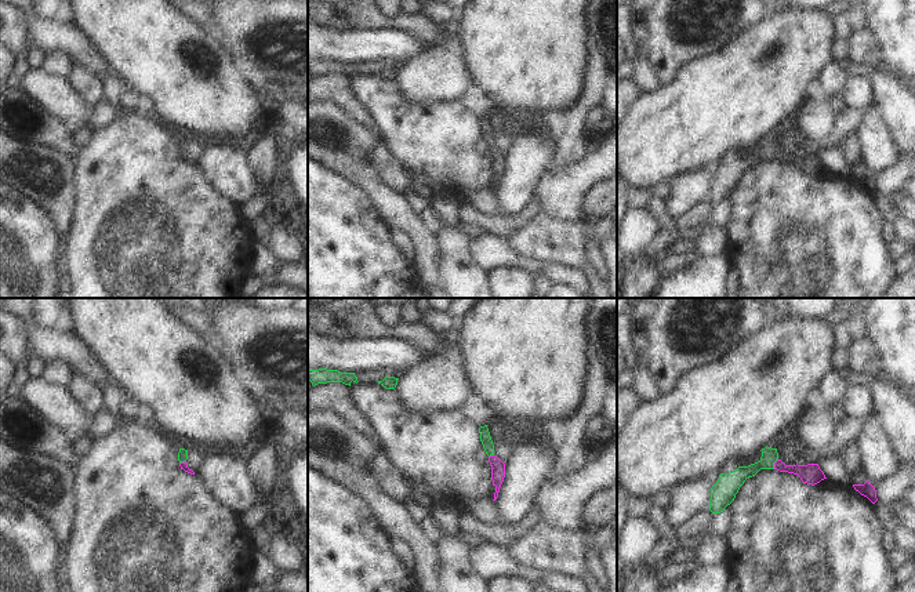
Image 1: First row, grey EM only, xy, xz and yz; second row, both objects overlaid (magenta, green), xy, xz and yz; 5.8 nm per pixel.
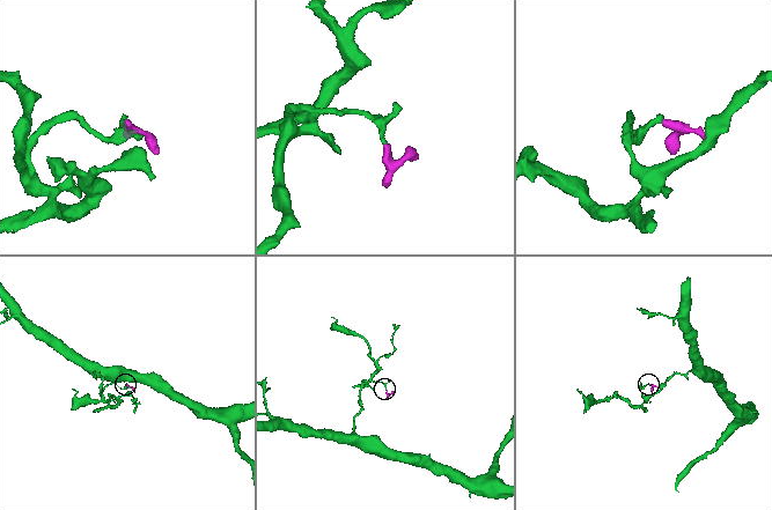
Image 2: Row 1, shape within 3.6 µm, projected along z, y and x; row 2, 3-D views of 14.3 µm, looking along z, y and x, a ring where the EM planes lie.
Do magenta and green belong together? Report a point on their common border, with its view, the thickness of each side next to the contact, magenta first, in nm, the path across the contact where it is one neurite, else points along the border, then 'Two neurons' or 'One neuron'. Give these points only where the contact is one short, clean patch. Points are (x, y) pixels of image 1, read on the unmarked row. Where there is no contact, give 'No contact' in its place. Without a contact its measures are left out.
Touches magenta at yz (774, 155). Thickness 120 nm (magenta) against 100 nm. Path across: yz (810, 164), (774, 155), (761, 155), (734, 170). One neuron.

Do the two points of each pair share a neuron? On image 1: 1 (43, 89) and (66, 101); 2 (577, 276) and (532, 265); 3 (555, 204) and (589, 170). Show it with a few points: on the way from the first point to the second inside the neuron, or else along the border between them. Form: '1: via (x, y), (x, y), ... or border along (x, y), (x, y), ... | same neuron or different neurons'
1: via (48, 91), (61, 100) | same neuron
2: via (566, 276), (543, 268) | same neuron
3: via (563, 196), (581, 178) | same neuron

